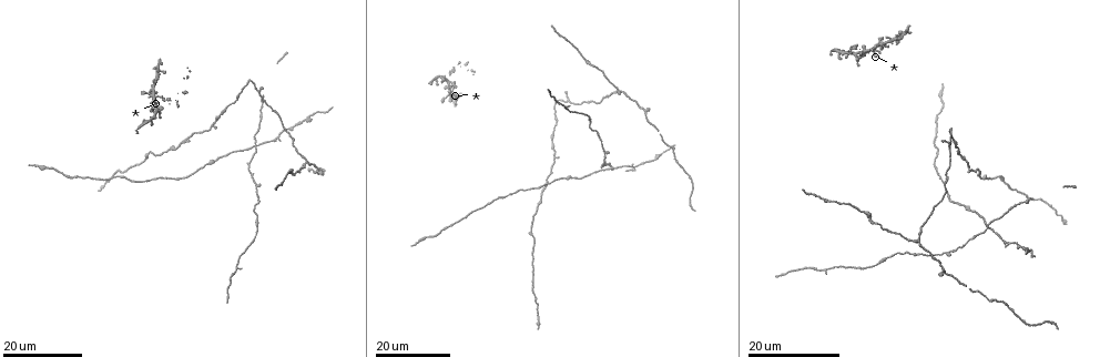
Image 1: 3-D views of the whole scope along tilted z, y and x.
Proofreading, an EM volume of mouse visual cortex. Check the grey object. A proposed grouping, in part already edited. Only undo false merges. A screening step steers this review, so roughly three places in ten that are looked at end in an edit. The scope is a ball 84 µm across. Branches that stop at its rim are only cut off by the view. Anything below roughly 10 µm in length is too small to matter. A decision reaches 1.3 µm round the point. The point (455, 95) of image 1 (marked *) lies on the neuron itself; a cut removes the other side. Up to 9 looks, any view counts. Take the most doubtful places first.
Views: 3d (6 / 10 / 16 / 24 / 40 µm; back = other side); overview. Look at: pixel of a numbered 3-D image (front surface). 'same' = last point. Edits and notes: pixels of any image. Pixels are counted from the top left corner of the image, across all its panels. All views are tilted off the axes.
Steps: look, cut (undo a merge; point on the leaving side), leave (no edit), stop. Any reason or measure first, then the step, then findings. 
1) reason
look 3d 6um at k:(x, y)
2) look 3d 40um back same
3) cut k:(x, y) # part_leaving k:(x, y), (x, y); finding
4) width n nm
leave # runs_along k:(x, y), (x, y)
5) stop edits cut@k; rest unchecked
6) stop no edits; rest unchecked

four or more arms meet
look 3d 16um at 1:(917, 240)

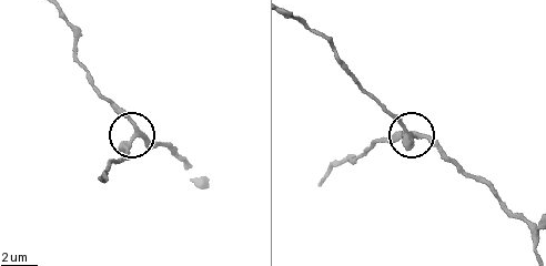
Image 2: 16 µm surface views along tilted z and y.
zoom in
look 3d 6um at 2:(417, 136)

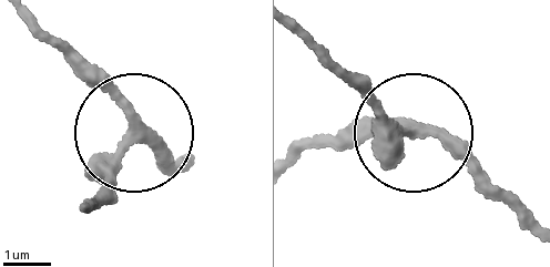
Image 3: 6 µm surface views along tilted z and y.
cut 3:(108, 190) # part_leaving 3:(122, 152), (108, 194), (88, 209); two neurons meet here

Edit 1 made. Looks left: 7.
look 3d 16um at 1:(606, 167)

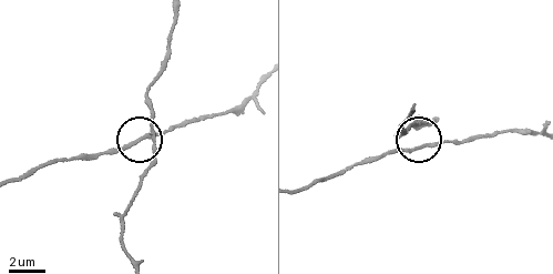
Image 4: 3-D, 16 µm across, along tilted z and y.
closer look
look 3d 10um at 4:(144, 138)

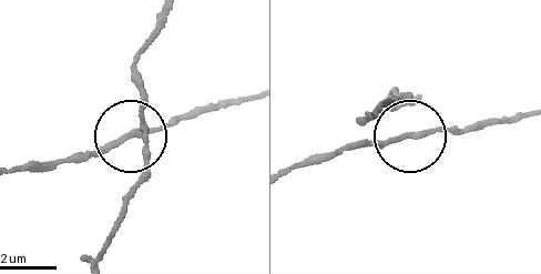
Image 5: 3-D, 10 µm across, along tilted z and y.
side_arm 26 um
leave # all the same neuron

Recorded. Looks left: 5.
look 3d 16um at 1:(963, 206)

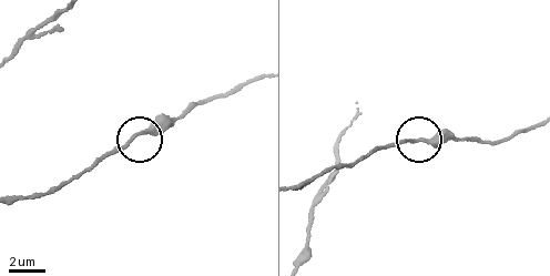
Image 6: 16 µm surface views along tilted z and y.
look 3d 10um at 6:(417, 139)

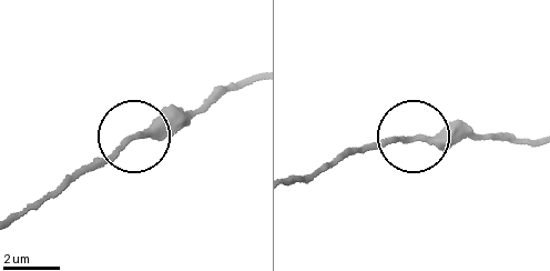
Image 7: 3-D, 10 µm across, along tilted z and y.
width 200 nm
leave # all the same neuron

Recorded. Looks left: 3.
sharp bend
look 3d 24um at 1:(251, 78)

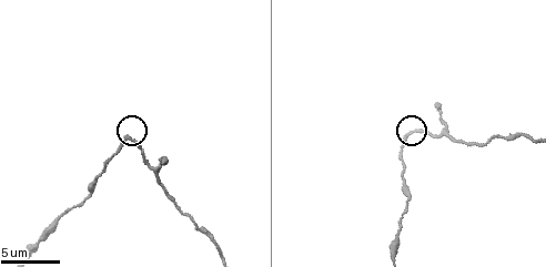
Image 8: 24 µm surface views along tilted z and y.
look 3d 10um at 8:(410, 132)

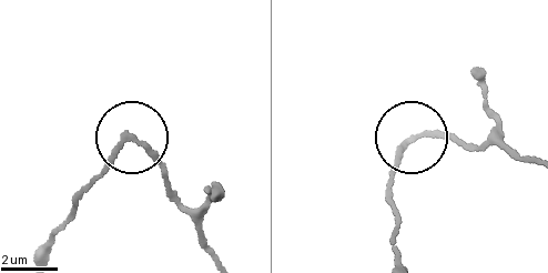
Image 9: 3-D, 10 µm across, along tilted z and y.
cut 9:(103, 172) # two neurons meet here

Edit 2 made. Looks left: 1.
stop edits cut@3, cut@9; rest unchecked

